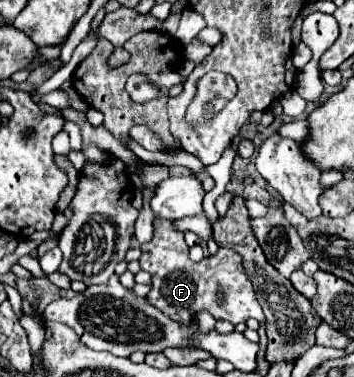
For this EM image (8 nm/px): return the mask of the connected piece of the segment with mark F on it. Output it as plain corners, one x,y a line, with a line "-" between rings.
155,219
153,221
153,239
151,243
147,245
141,245
141,259
139,259
139,265
143,271
151,273
151,281
153,281
153,289
149,291
147,295
147,301
151,301
151,305
155,305
157,309
161,309
163,313
167,313
173,321
179,321
179,323
191,323
195,319
195,315
203,309
207,309
215,319
227,319
231,321
233,325
237,323
245,323
249,317
255,317
259,323
265,321
263,317
263,311
261,311
261,305
255,297
255,289
253,289
253,283
251,279
247,277
245,269
243,269
243,261
241,257
231,251
231,249
219,249
219,253
215,257
209,257
201,263
193,263
189,259
189,247
183,239
183,233
177,231
171,221
163,221
163,219

